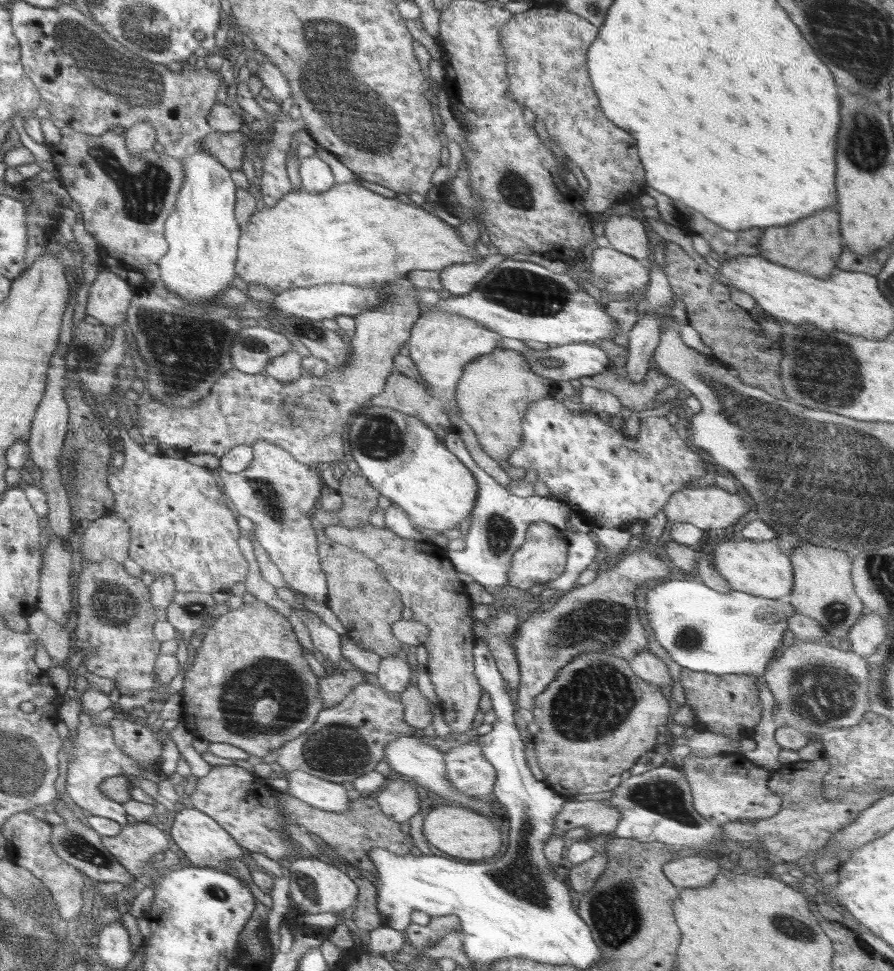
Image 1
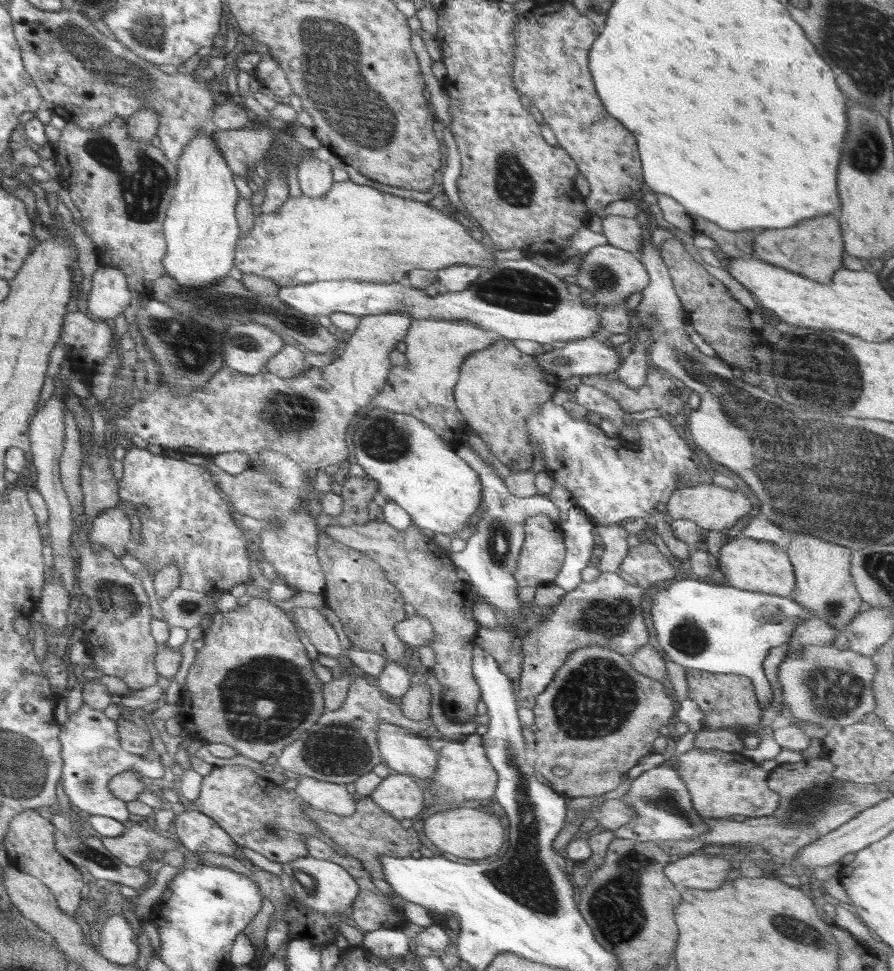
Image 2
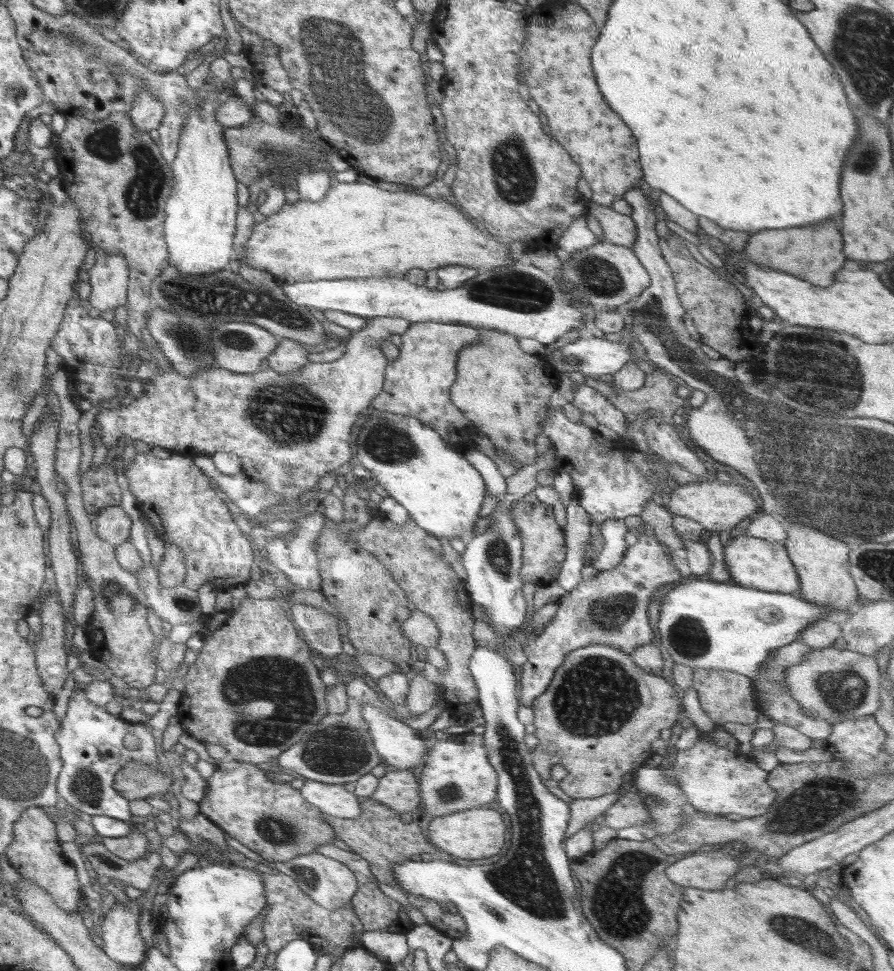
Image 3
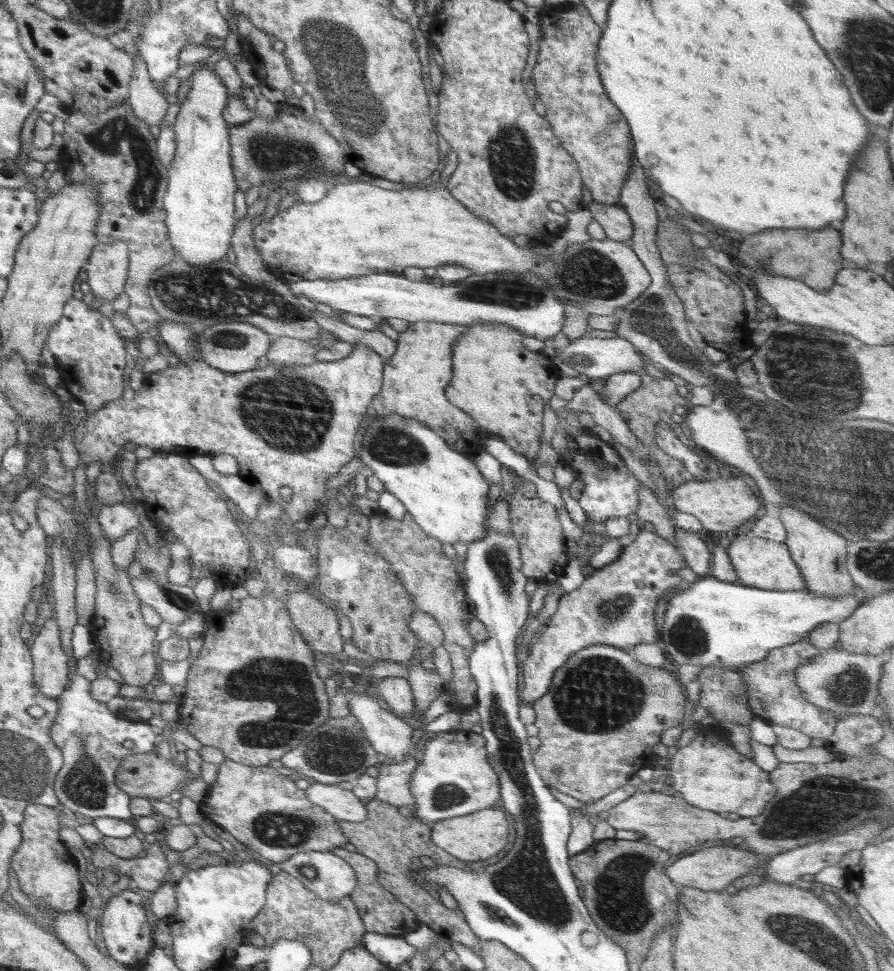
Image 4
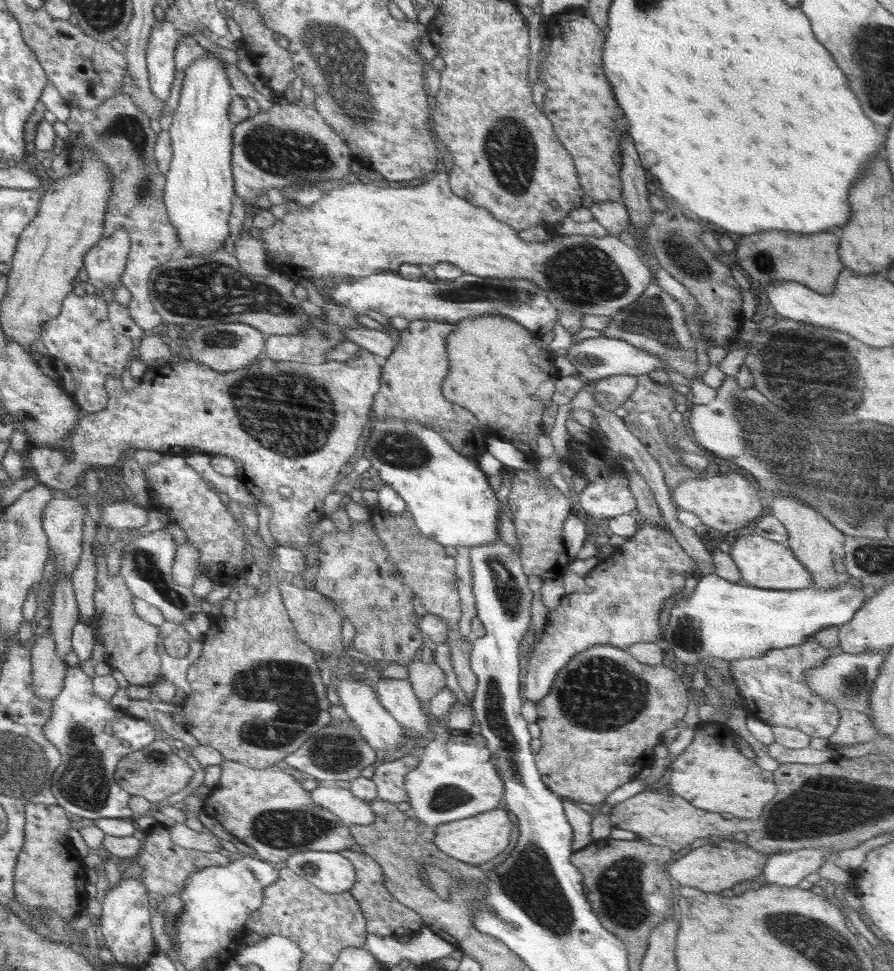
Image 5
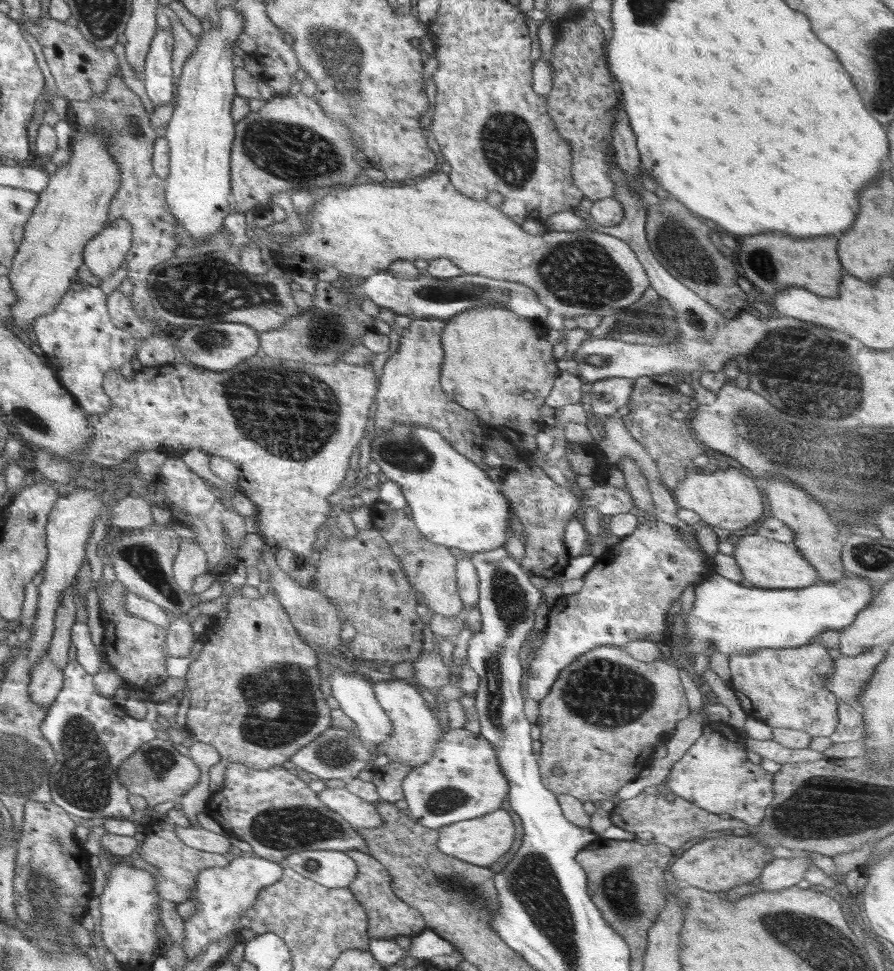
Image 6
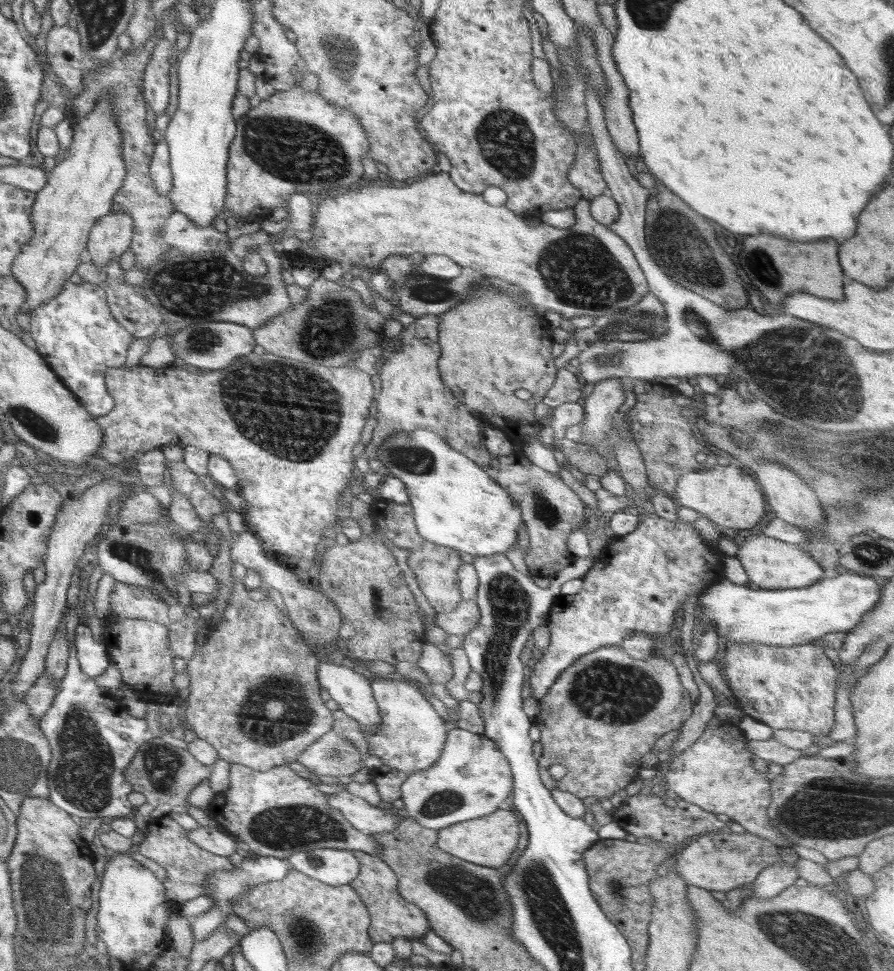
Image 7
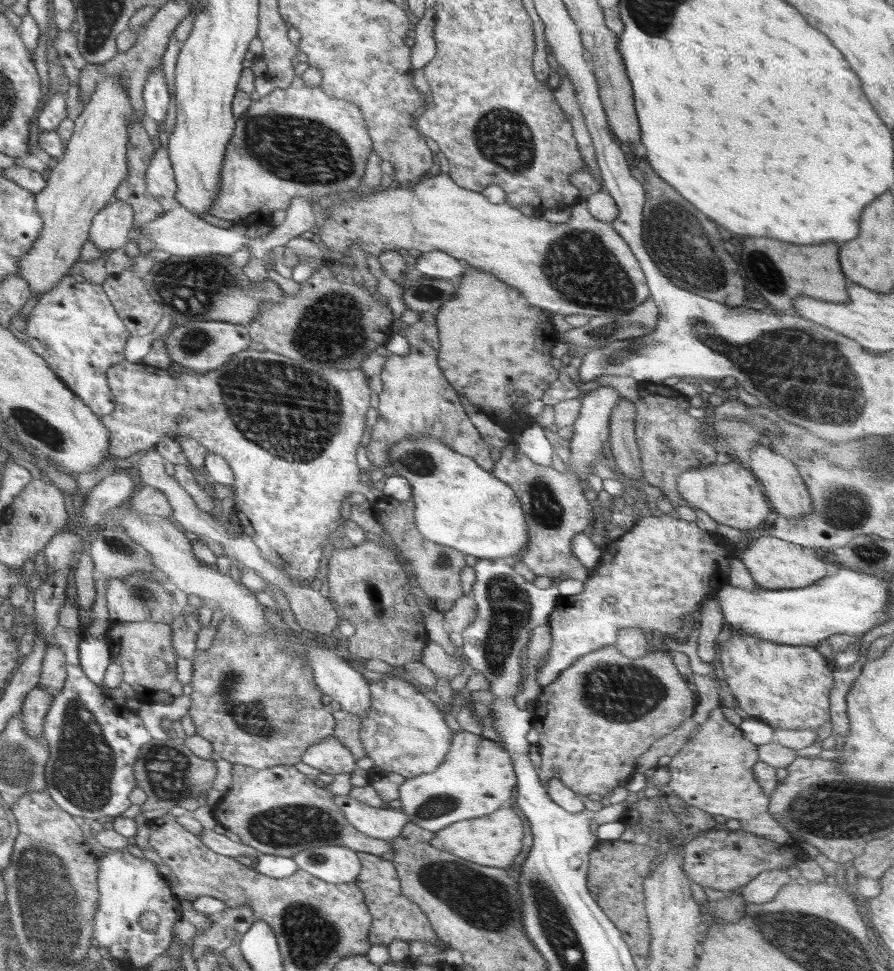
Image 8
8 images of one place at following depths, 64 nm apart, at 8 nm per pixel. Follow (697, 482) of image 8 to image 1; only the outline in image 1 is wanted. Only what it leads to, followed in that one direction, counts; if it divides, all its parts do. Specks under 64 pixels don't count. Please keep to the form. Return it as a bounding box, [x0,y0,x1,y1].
[663,486,748,531]

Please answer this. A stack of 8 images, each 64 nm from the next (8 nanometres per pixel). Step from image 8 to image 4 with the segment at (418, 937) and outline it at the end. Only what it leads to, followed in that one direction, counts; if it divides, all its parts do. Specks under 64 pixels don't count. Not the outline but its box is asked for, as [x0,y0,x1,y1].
[331,847,421,937]

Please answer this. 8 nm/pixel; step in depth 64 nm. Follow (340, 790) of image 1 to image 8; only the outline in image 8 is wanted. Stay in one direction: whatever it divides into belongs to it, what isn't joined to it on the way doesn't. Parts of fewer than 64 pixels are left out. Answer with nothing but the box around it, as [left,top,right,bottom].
[334,795,409,841]

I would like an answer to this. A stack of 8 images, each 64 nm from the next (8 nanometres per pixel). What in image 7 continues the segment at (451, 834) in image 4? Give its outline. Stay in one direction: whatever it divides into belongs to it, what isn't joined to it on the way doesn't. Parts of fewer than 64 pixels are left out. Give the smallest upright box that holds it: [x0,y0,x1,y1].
[436,809,520,868]

